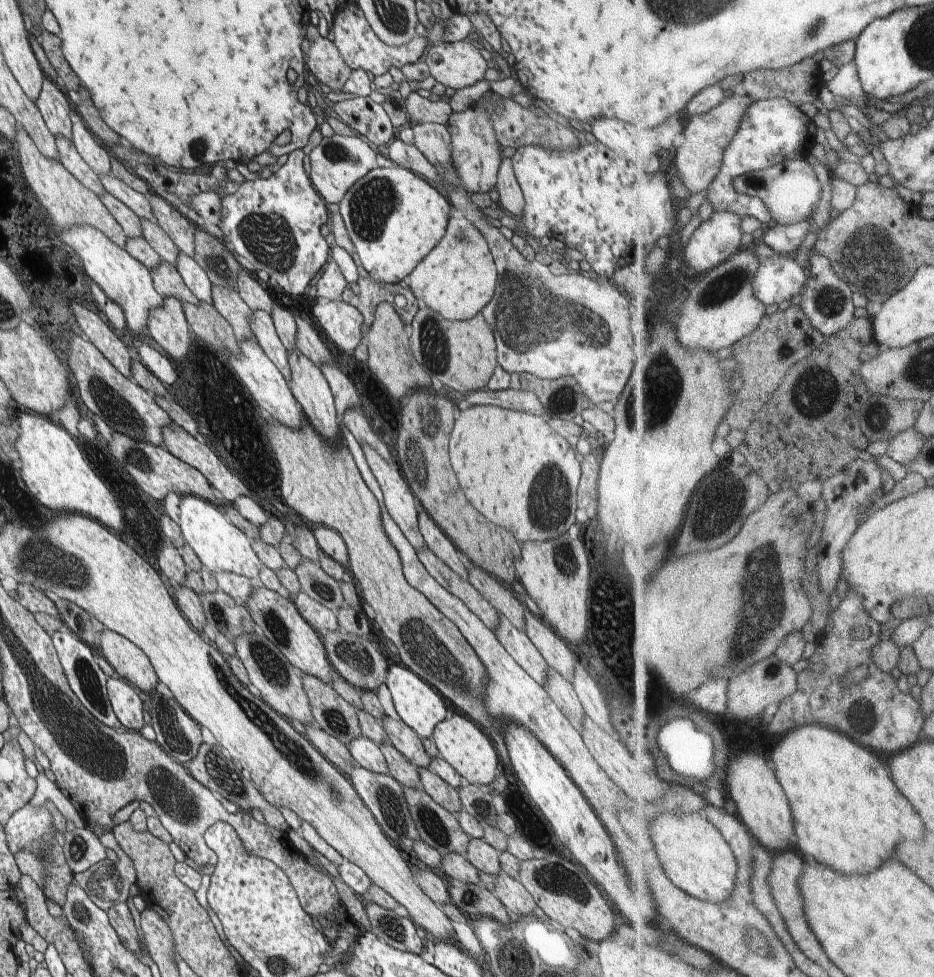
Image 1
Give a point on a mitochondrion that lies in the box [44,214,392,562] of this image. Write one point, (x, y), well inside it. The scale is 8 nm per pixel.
(102, 398)

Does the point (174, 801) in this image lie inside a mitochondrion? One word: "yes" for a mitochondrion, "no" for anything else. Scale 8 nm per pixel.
yes

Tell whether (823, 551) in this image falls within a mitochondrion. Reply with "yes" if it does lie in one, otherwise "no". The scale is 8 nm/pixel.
no

